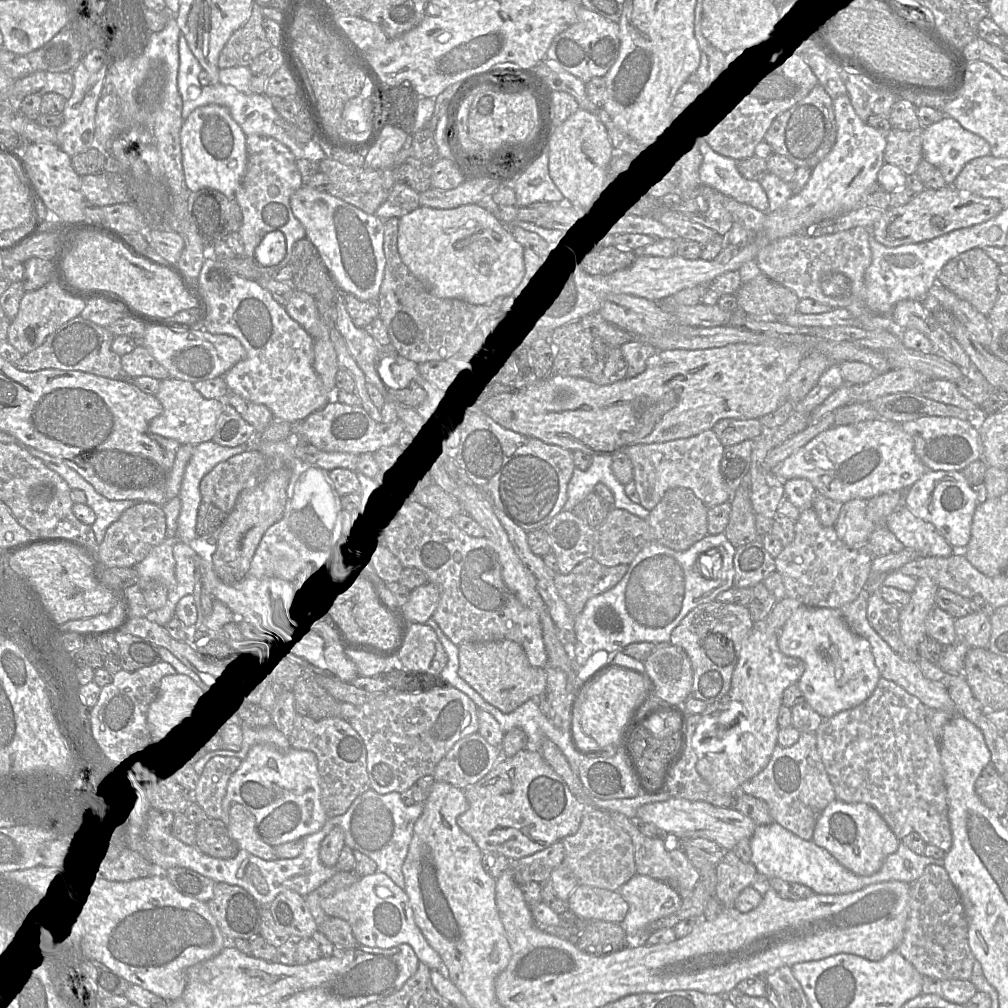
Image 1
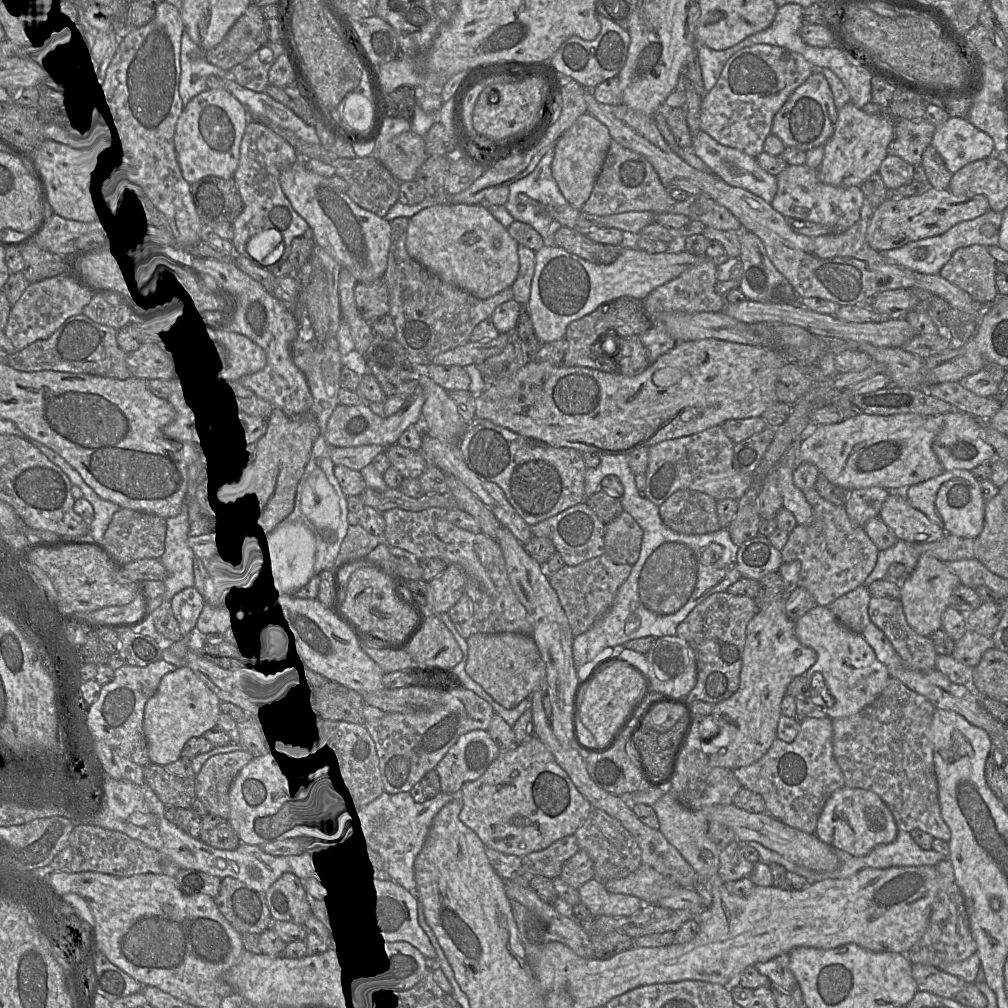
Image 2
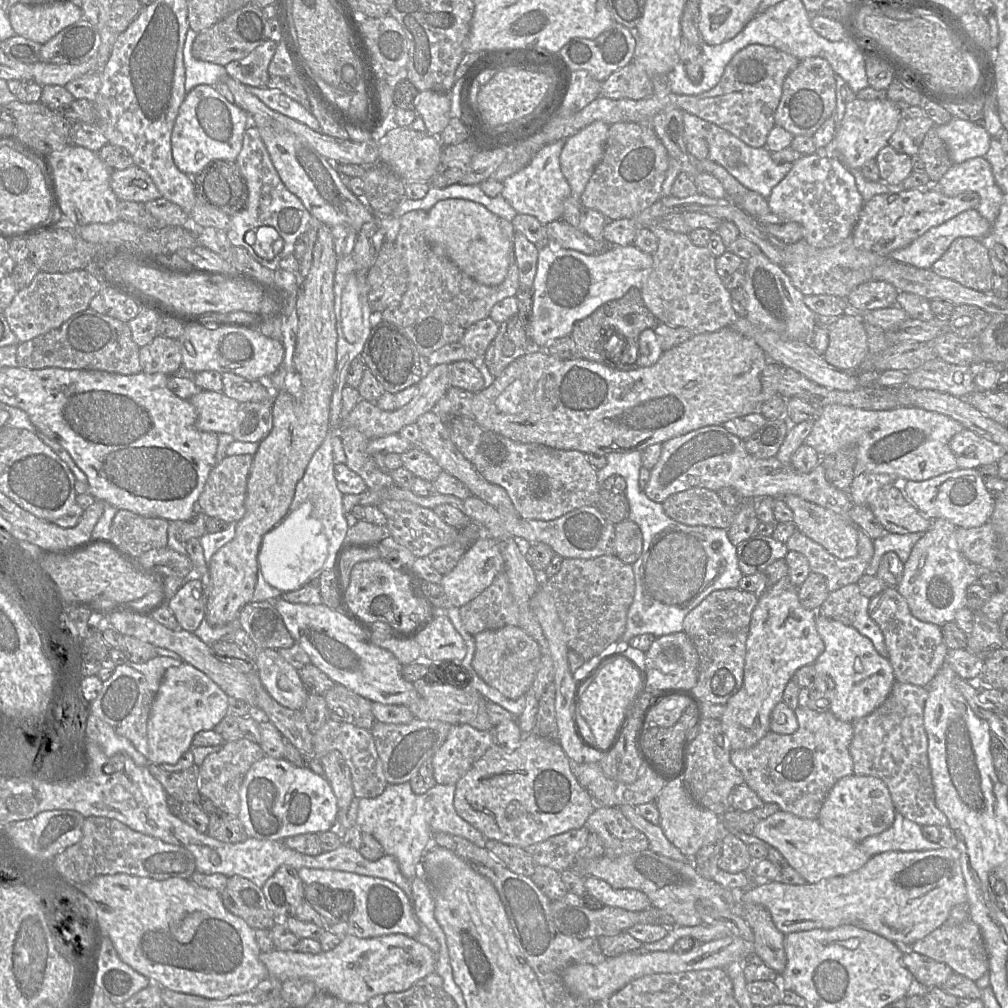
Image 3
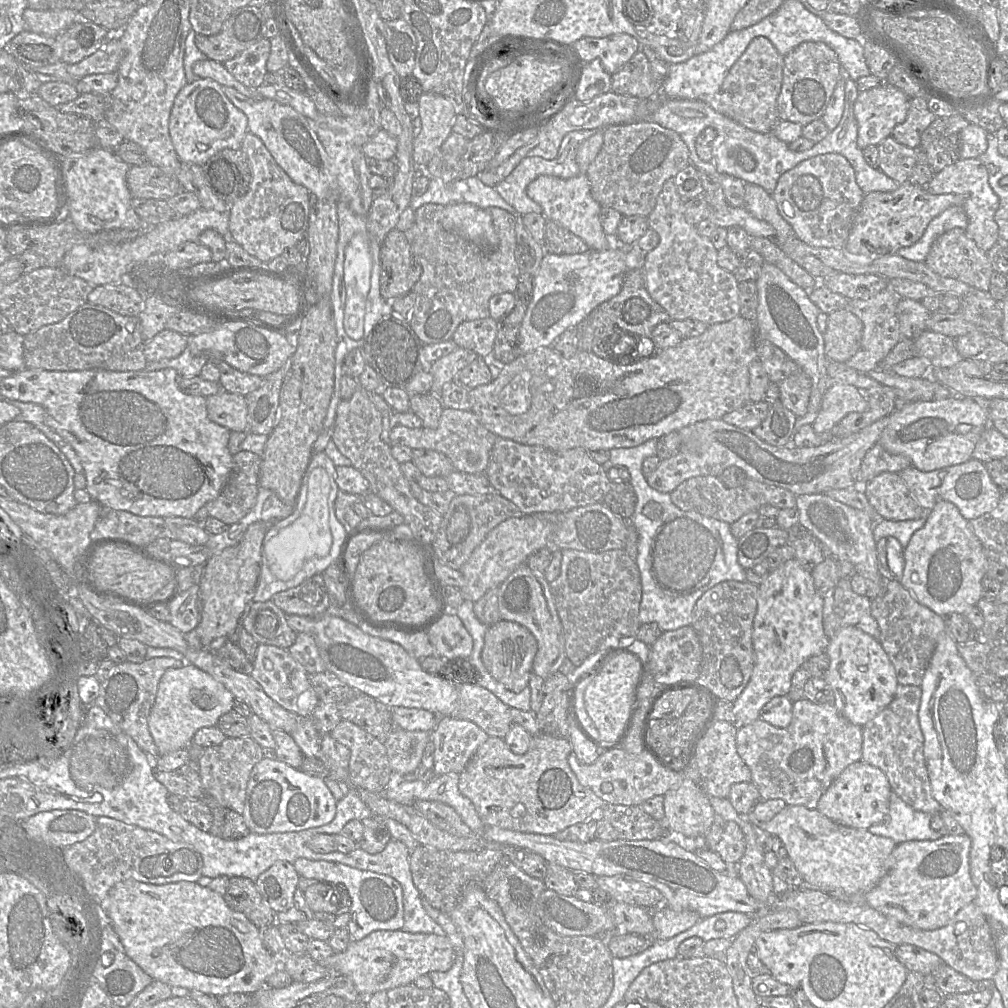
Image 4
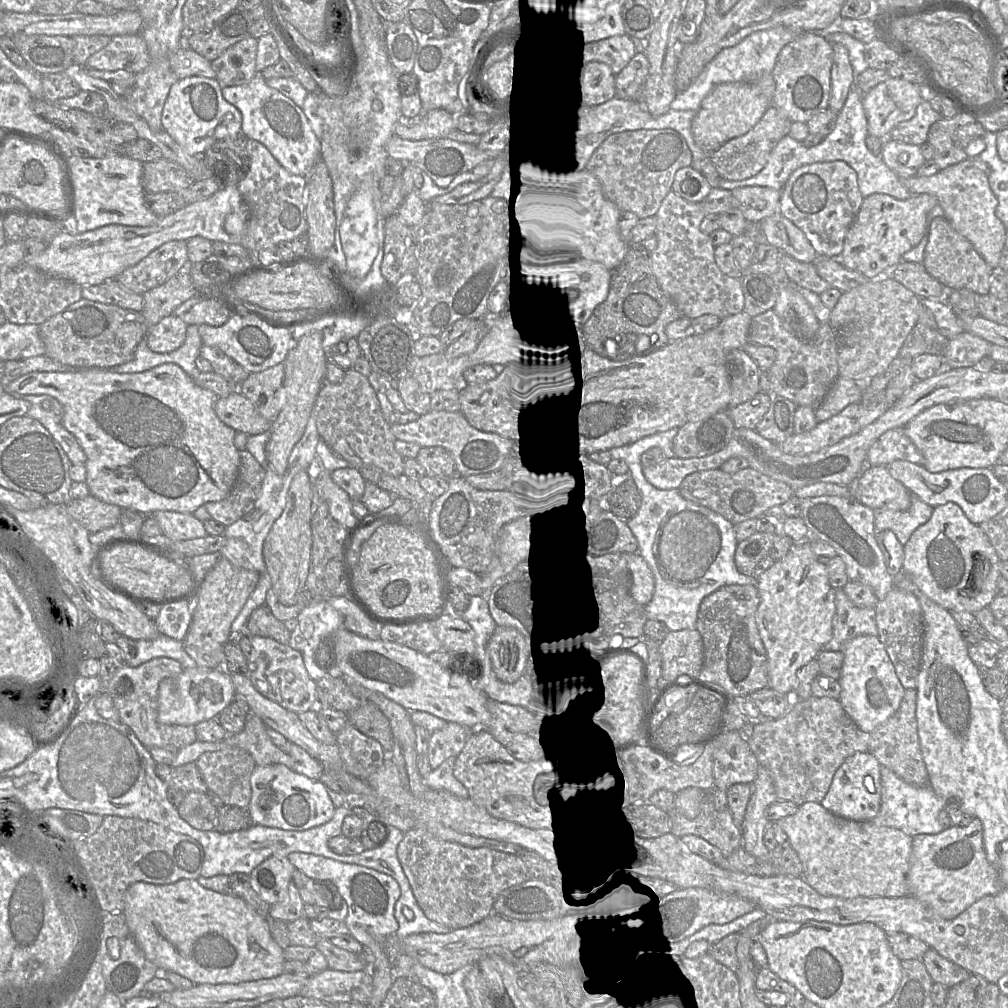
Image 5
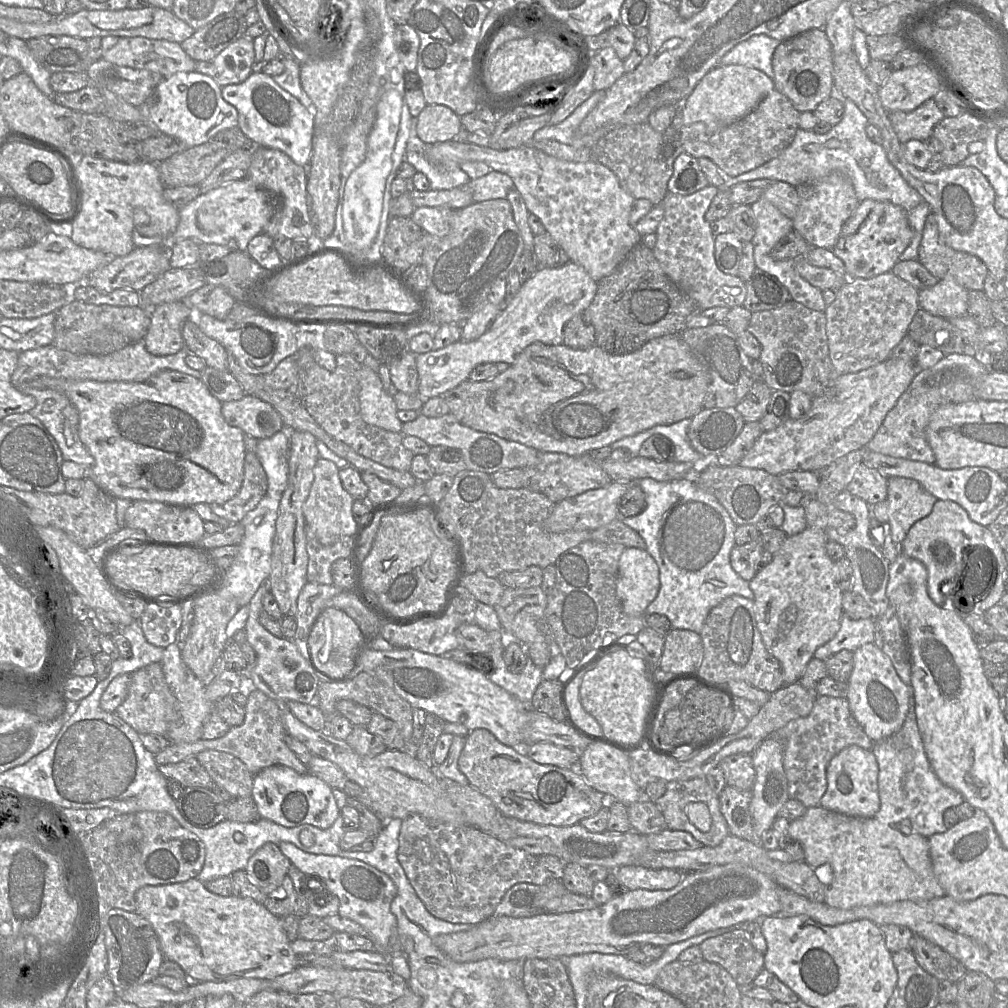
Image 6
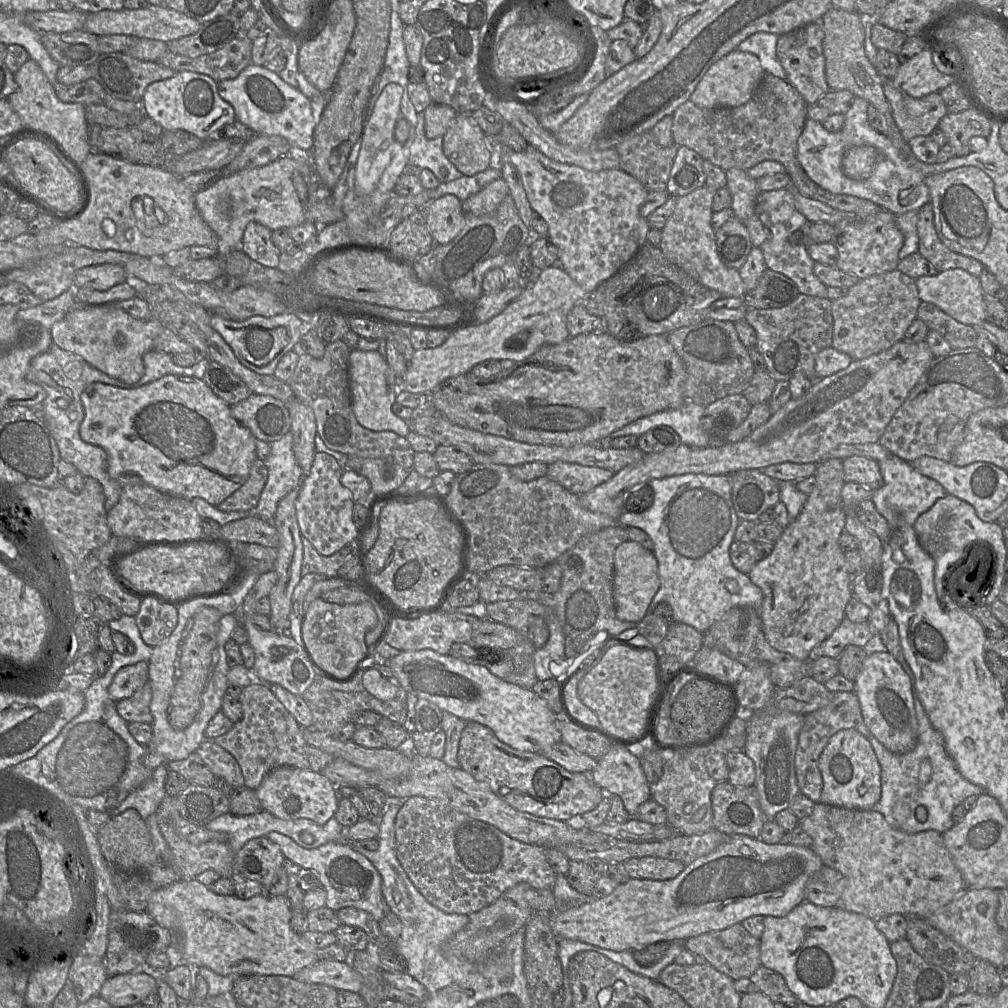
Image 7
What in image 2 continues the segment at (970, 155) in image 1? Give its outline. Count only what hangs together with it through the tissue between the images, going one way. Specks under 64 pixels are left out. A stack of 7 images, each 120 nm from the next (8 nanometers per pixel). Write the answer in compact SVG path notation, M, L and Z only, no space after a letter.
M950 117L946 123L936 127L931 145L952 174L971 162L991 156L995 151L994 141L987 133L975 127L967 118L960 117Z

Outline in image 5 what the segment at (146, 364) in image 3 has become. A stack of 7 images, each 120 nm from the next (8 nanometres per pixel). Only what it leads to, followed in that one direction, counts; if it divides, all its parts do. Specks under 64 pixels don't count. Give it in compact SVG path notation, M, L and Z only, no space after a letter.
M174 314L163 318L148 328L145 340L149 350L159 354L175 351L185 341L187 326Z

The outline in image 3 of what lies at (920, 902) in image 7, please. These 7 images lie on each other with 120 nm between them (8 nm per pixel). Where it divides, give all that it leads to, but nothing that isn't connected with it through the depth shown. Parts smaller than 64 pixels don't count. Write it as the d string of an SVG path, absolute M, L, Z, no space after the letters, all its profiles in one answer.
M782 810L758 822L755 837L776 848L787 863L809 884L822 879L847 875L860 869L871 858L860 843L839 836L825 829L817 819L805 819Z

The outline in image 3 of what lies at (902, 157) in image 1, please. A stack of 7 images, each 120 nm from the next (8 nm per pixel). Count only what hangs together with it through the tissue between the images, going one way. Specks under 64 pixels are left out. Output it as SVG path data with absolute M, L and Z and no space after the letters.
M922 106L903 109L896 131L888 144L899 153L910 157L918 154L926 133L936 126Z

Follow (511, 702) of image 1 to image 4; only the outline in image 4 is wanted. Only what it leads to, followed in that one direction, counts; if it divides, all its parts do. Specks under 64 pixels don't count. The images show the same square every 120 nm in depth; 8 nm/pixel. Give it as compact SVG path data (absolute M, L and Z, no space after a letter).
M501 620L488 627L481 658L492 677L514 693L520 693L529 684L538 644L534 635L513 621Z

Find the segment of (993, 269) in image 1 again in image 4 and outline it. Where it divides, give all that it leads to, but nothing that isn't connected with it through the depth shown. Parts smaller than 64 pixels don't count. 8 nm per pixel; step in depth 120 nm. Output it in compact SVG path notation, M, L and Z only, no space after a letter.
M961 228L951 229L939 236L932 244L924 263L942 277L961 281L984 292L990 290L990 279L994 270L988 254L979 249Z

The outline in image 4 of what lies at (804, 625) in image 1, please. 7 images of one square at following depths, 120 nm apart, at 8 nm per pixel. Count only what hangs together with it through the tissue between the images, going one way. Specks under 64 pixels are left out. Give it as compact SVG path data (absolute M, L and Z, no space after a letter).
M854 627L839 629L829 640L826 654L830 659L825 682L834 692L837 711L854 725L863 727L893 700L898 687L895 668L881 643Z

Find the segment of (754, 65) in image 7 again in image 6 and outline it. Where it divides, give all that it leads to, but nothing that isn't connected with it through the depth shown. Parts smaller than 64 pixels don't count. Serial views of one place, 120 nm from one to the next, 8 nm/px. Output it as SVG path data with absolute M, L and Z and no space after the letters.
M735 64L717 65L681 103L682 123L690 125L701 122L709 131L717 131L747 116L773 89L773 79L758 69Z

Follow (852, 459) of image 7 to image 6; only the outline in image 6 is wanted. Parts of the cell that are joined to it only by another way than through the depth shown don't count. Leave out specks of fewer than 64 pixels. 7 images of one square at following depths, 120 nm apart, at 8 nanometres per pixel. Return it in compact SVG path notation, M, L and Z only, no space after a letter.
M863 462L855 471L847 490L870 506L884 501L887 497L887 479L875 468L868 467Z

